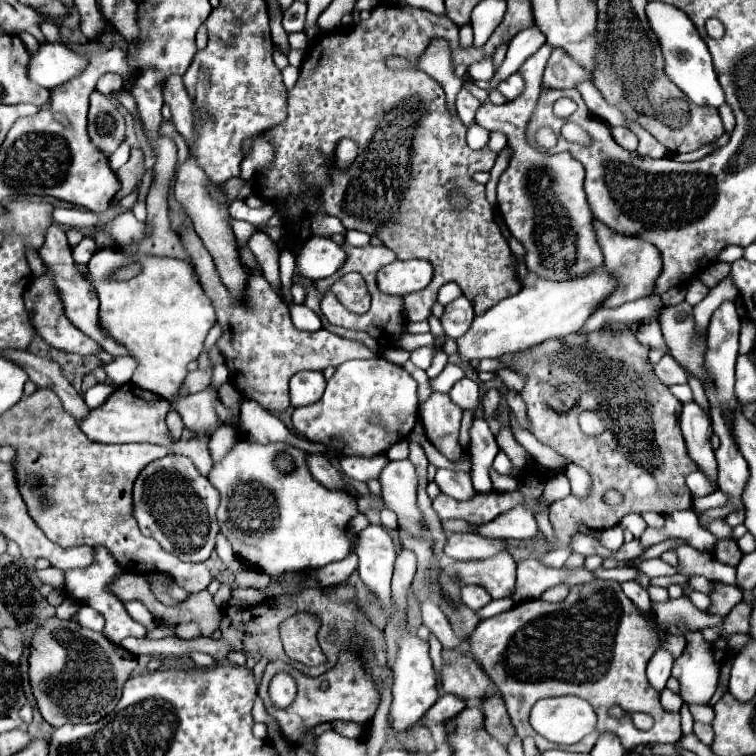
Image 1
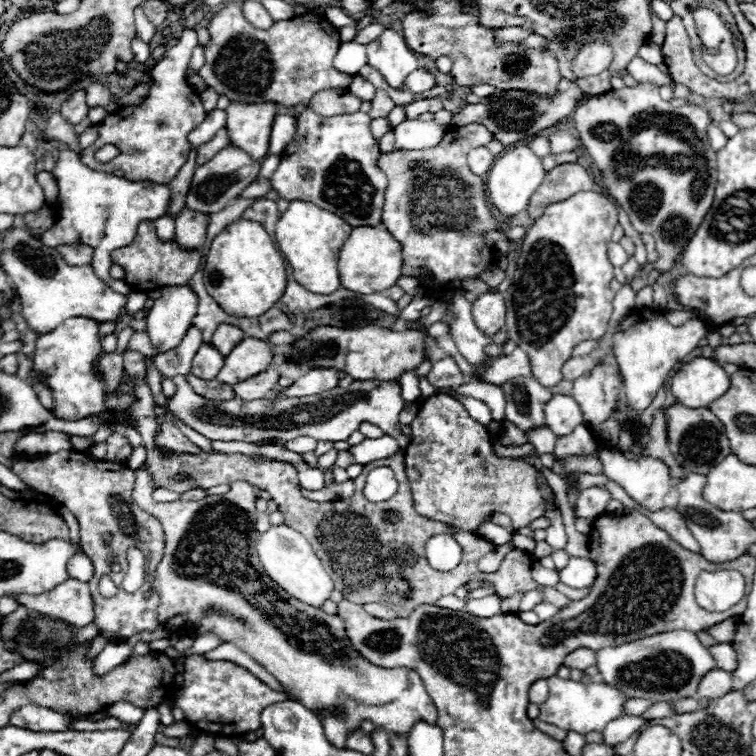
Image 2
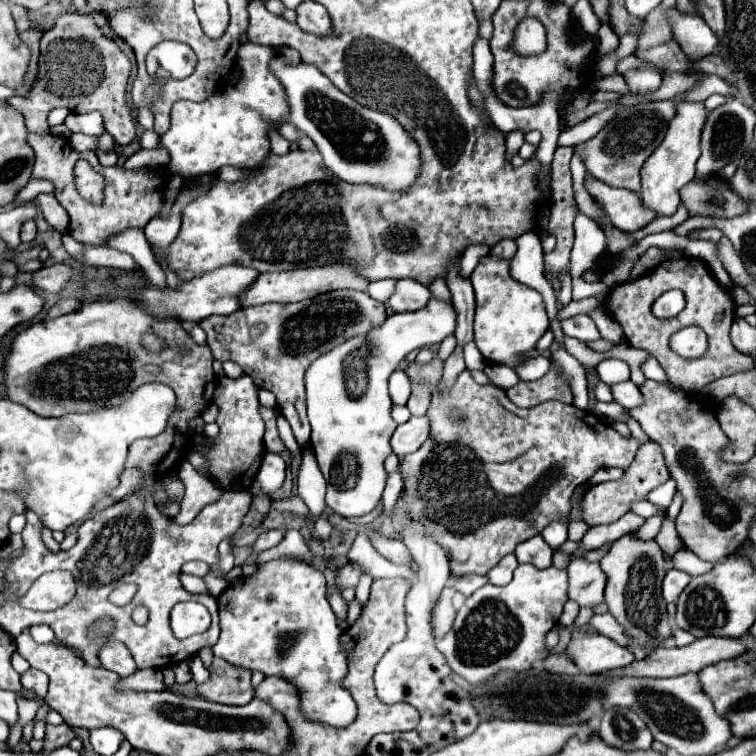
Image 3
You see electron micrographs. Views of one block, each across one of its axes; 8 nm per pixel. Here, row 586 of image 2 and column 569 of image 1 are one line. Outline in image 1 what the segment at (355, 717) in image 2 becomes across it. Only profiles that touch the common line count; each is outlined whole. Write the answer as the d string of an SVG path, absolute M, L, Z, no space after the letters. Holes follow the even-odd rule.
M544 44L520 66L518 74L524 78L526 88L516 100L502 106L484 102L476 114L476 122L482 128L500 130L512 148L510 164L498 180L498 210L510 234L526 248L528 270L546 280L574 280L574 276L584 276L604 262L592 228L594 216L582 188L584 168L568 152L542 154L526 142L526 126L542 90L542 72L550 52L552 48Z

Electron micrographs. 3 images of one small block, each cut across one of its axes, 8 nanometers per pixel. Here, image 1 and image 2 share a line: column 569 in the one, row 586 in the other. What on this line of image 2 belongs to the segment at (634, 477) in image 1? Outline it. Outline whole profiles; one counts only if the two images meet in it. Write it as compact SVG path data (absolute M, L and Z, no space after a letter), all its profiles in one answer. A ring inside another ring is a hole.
M124 352L124 370L130 376L138 376L140 384L138 386L130 386L130 384L120 384L122 392L134 392L140 402L130 410L130 414L138 420L138 432L148 448L148 458L146 458L146 472L152 476L152 482L156 488L168 488L172 492L186 492L192 486L188 482L172 482L170 478L176 472L186 472L192 474L198 482L200 488L210 488L216 484L232 484L236 480L246 480L252 482L254 486L266 490L270 494L270 498L276 502L278 510L284 514L284 524L288 524L290 528L296 528L300 534L306 536L306 540L312 544L312 548L318 552L322 550L322 564L326 568L326 572L332 576L336 590L344 592L344 596L356 604L366 604L366 602L380 602L384 606L388 606L390 610L394 610L398 616L408 616L418 604L434 604L436 600L440 600L442 596L454 594L456 588L468 584L470 580L492 580L496 584L497 595L501 599L510 598L518 592L530 592L530 590L542 590L542 596L546 602L558 606L560 610L566 608L572 600L566 598L564 594L560 594L558 590L540 586L532 580L530 570L532 570L532 558L530 554L520 552L518 548L514 548L512 552L506 554L502 566L492 572L480 572L478 570L478 560L494 550L494 544L484 540L478 534L470 534L464 532L460 528L448 526L444 522L436 522L436 520L428 520L420 514L416 514L414 510L414 500L410 494L410 486L406 480L406 472L404 472L404 450L398 450L394 456L384 458L384 460L374 460L364 464L362 474L368 474L372 468L376 466L392 466L396 480L398 480L398 492L386 500L386 502L370 502L364 498L362 488L354 492L352 498L348 500L334 500L334 502L312 502L308 498L302 496L300 486L298 486L298 474L296 468L288 462L276 462L276 460L266 460L262 456L254 456L254 454L226 454L226 452L216 452L216 454L176 454L170 458L164 458L164 450L168 448L160 448L156 446L156 432L160 428L158 418L154 414L154 400L152 400L152 392L144 380L146 376L146 364L144 364L144 356L138 352ZM394 508L400 514L400 522L396 524L388 524L382 520L382 512ZM440 532L448 532L456 538L456 542L462 546L462 564L458 564L458 568L450 570L450 572L440 572L430 568L430 564L426 562L426 554L424 554L424 546L426 540L434 534Z

